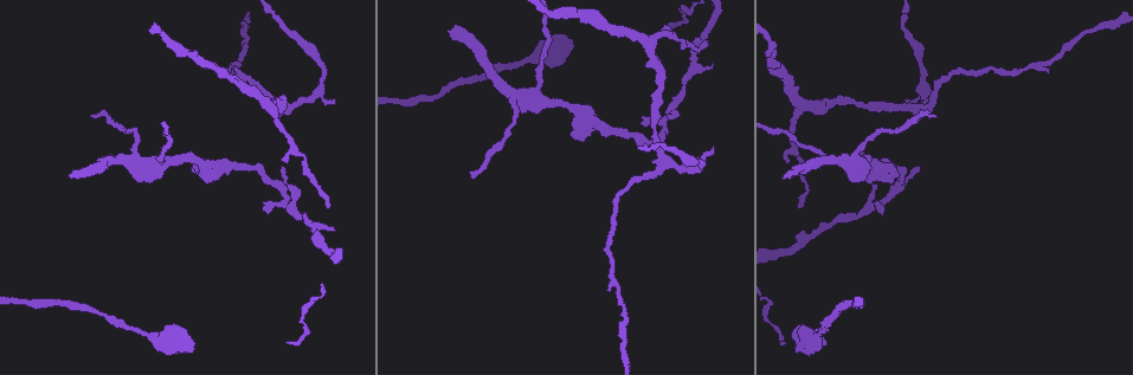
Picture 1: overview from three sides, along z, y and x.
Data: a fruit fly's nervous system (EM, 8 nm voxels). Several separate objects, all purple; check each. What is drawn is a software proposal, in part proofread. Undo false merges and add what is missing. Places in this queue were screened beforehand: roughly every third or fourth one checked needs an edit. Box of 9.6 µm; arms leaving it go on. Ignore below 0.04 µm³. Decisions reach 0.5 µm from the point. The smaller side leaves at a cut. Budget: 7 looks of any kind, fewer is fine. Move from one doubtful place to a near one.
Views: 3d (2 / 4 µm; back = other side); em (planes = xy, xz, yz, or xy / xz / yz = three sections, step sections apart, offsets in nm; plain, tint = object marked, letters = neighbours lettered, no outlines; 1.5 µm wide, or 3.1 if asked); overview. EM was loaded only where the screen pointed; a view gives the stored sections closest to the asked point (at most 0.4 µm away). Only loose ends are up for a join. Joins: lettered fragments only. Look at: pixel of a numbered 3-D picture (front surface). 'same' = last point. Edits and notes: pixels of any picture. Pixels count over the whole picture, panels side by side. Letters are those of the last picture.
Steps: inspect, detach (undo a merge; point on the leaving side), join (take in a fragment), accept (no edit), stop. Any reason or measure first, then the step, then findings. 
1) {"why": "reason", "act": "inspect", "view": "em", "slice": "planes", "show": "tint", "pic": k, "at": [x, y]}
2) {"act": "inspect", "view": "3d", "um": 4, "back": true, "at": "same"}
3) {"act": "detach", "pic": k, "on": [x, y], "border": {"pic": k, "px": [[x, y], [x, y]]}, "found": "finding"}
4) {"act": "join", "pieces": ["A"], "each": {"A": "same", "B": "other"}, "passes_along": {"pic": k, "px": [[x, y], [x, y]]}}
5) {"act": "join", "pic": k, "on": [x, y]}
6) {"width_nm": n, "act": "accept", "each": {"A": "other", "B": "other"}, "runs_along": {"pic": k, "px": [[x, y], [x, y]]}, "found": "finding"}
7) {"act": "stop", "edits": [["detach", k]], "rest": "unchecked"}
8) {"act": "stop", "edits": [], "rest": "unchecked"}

{"why": "tapers out", "act": "inspect", "view": "em", "slice": "planes", "show": "letters", "pic": 1, "at": [713, 148]}

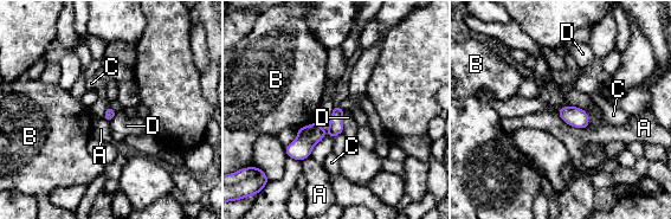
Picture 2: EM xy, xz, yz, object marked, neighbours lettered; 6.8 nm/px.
{"act": "accept", "each": {"A": "other", "B": "other", "C": "other", "D": "other"}, "found": "no lettered fragment goes on from it"}

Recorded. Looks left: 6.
{"why": "tapers out", "act": "inspect", "view": "em", "slice": "planes", "show": "plain", "pic": 1, "at": [798, 206]}

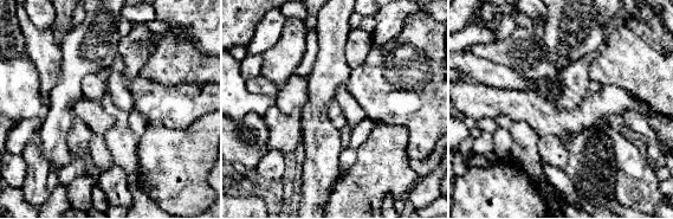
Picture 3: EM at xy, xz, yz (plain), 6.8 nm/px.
{"why": "see the neighbours", "act": "inspect", "view": "em", "slice": "planes", "show": "letters", "at": "same"}

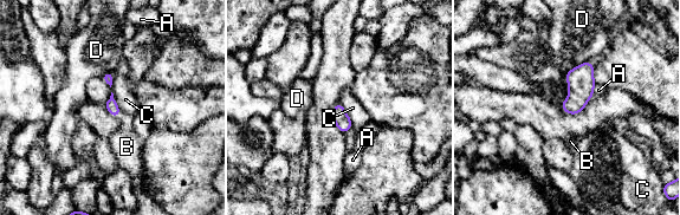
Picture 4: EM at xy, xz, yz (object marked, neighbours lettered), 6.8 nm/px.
{"act": "join", "pieces": ["B"], "each": {"A": "other", "B": "same", "C": "other", "D": "other"}, "passes_along": {"pic": 4, "px": [[111, 105], [117, 115], [127, 147]]}, "found": "the neuron continues"}

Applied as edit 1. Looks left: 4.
{"why": "see it whole again", "act": "inspect", "view": "overview"}

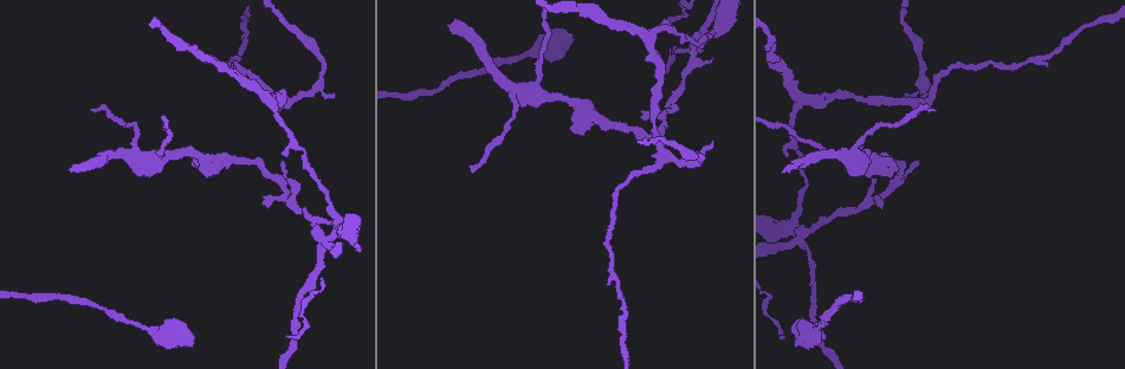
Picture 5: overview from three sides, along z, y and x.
{"why": "a narrow waist", "act": "inspect", "view": "em", "slice": "planes", "show": "plain", "pic": 5, "at": [521, 57]}

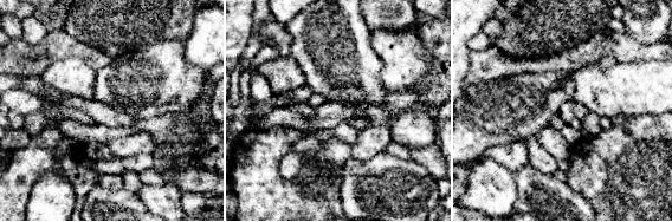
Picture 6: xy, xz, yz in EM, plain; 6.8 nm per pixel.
{"act": "inspect", "view": "em", "slice": "planes", "show": "letters", "at": "same"}

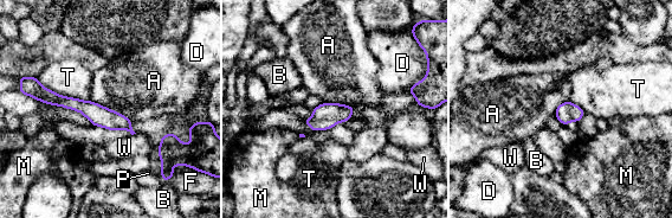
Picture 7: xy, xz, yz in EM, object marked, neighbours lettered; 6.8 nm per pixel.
{"longest_contact_nm": ["T", 340], "act": "accept", "each": {"A": "other", "B": "other", "D": "other", "F": "other", "M": "other", "P": "other", "T": "other", "W": "other"}, "runs_along": {"pic": 7, "px": [[50, 96], [128, 127]]}, "found": "one neuron here"}

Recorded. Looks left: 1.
{"act": "stop", "edits": [["join", 4]], "rest": "unchecked"}

